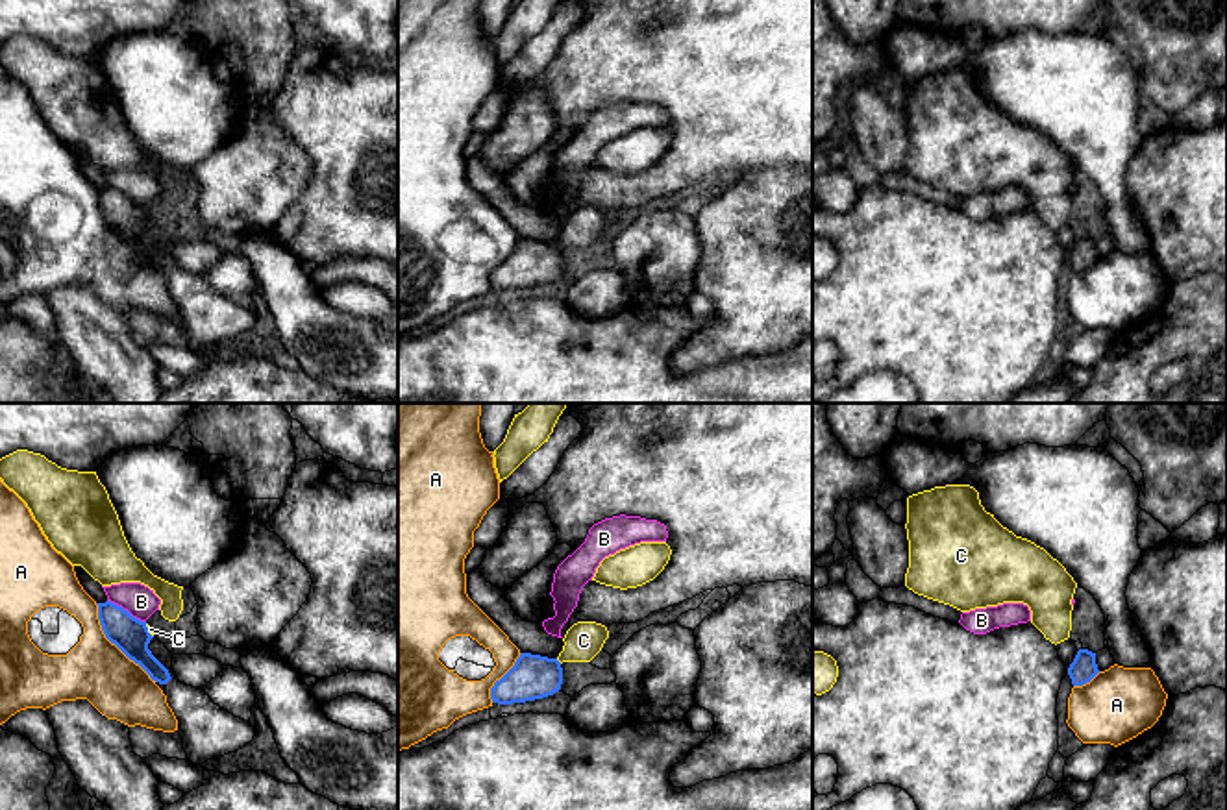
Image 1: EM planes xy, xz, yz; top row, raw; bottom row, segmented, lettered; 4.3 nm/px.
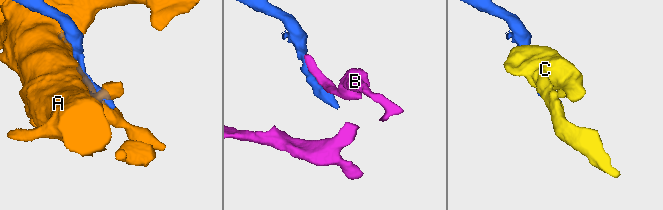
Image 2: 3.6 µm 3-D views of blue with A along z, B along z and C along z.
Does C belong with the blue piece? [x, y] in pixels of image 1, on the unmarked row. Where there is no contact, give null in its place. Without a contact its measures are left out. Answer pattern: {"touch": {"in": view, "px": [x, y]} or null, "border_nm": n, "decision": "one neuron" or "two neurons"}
{"touch": {"in": "xz", "px": [557, 246]}, "border_nm": 40, "decision": "two neurons"}

